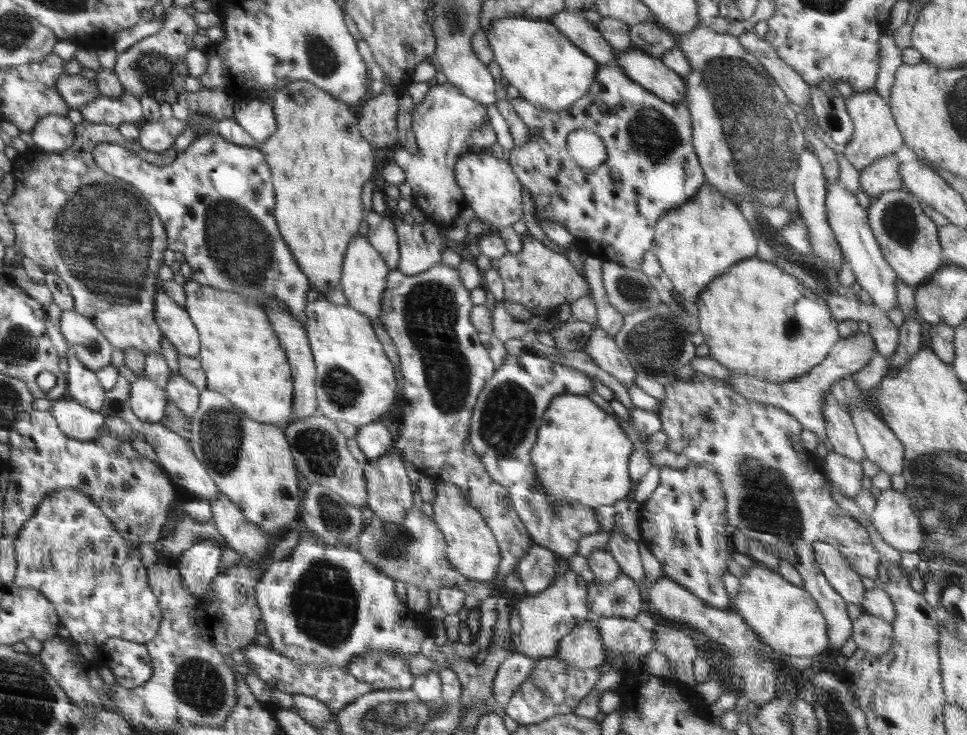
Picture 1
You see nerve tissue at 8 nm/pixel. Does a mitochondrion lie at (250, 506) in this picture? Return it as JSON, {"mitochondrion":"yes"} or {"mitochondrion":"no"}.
{"mitochondrion":"no"}

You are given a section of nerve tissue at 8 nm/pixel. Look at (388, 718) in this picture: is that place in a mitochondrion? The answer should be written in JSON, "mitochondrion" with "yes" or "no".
{"mitochondrion":"yes"}

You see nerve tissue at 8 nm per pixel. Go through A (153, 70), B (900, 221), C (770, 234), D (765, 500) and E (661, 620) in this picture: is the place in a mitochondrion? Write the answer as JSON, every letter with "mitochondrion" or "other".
{"A":"mitochondrion","B":"mitochondrion","C":"mitochondrion","D":"mitochondrion","E":"other"}

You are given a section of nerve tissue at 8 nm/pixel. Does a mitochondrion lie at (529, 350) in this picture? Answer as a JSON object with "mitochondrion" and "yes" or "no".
{"mitochondrion":"no"}

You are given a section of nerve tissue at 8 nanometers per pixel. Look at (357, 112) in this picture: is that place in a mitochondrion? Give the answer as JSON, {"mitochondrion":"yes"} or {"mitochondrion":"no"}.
{"mitochondrion":"no"}

